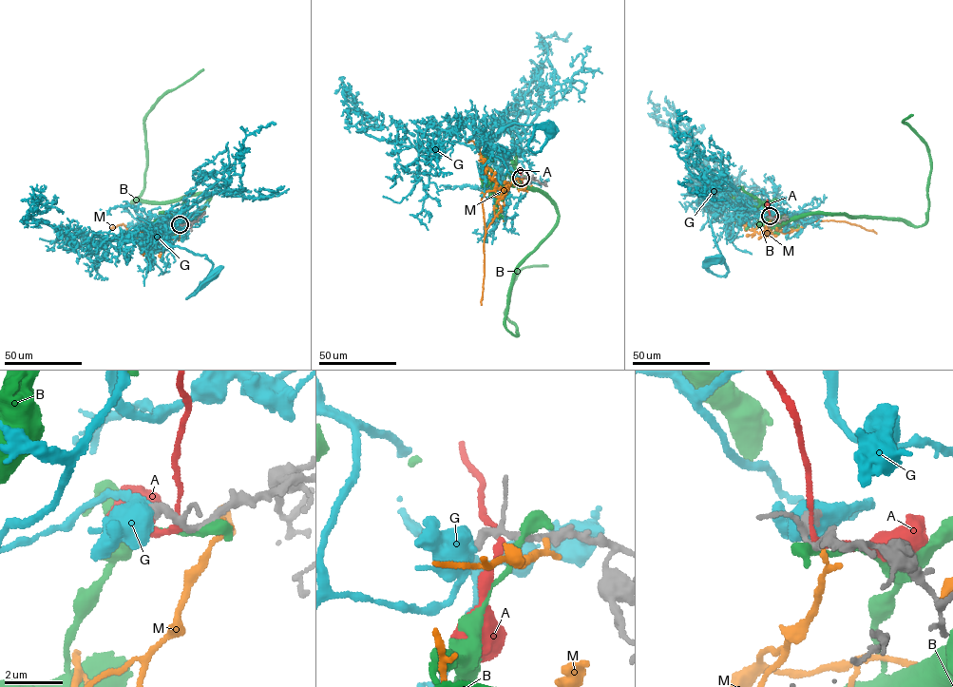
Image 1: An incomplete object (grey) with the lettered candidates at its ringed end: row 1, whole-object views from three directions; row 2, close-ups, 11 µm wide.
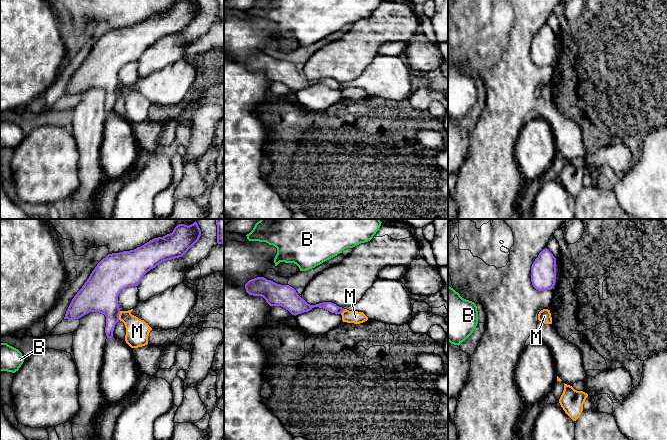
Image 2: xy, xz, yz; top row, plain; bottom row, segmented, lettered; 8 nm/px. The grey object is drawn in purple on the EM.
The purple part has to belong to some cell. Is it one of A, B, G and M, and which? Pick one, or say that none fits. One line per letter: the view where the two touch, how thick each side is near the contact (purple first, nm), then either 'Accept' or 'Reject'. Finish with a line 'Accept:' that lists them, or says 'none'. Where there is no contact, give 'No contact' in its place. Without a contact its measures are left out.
A: No contact. Reject
B: No contact. Reject
G: No contact. Accept
M: Touches purple in xy. Thickness 300 nm (purple) against 190 nm. Reject
Accept: G

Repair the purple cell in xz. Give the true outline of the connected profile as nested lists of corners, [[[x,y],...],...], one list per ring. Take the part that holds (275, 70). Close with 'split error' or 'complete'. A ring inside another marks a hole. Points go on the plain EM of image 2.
[[[264,53],[249,56],[245,60],[245,65],[249,71],[261,72],[270,82],[281,82],[295,92],[308,88],[314,83],[323,84],[335,90],[341,90],[345,86],[332,78],[310,81],[298,71],[293,63],[277,60]]] | complete

